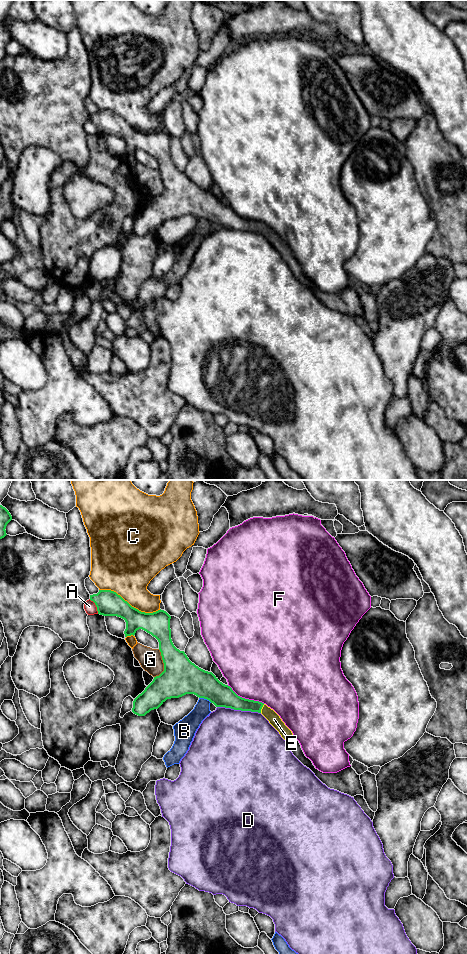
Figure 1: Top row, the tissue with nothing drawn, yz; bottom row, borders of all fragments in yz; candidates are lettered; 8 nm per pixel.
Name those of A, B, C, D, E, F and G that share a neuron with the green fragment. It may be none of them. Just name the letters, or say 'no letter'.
E

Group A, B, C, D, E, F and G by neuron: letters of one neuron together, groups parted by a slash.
A / B / C / D / E / F / G

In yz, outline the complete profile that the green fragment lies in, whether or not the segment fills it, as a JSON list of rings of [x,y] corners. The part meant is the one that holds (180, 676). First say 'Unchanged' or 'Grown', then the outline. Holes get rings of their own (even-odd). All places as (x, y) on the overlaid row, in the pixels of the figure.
Grown. [[[99,590],[97,594],[90,595],[90,600],[95,603],[98,614],[117,616],[125,620],[125,637],[134,636],[137,630],[142,629],[159,642],[164,671],[154,677],[145,690],[134,699],[134,714],[145,716],[151,710],[158,709],[167,699],[179,698],[186,694],[207,699],[216,707],[261,713],[286,741],[293,755],[323,784],[351,797],[364,796],[360,775],[352,766],[337,773],[323,773],[316,769],[312,761],[305,756],[292,731],[273,709],[262,702],[238,696],[212,672],[199,668],[189,660],[184,651],[177,649],[171,639],[171,616],[166,611],[160,609],[153,613],[141,612],[111,590]]]

